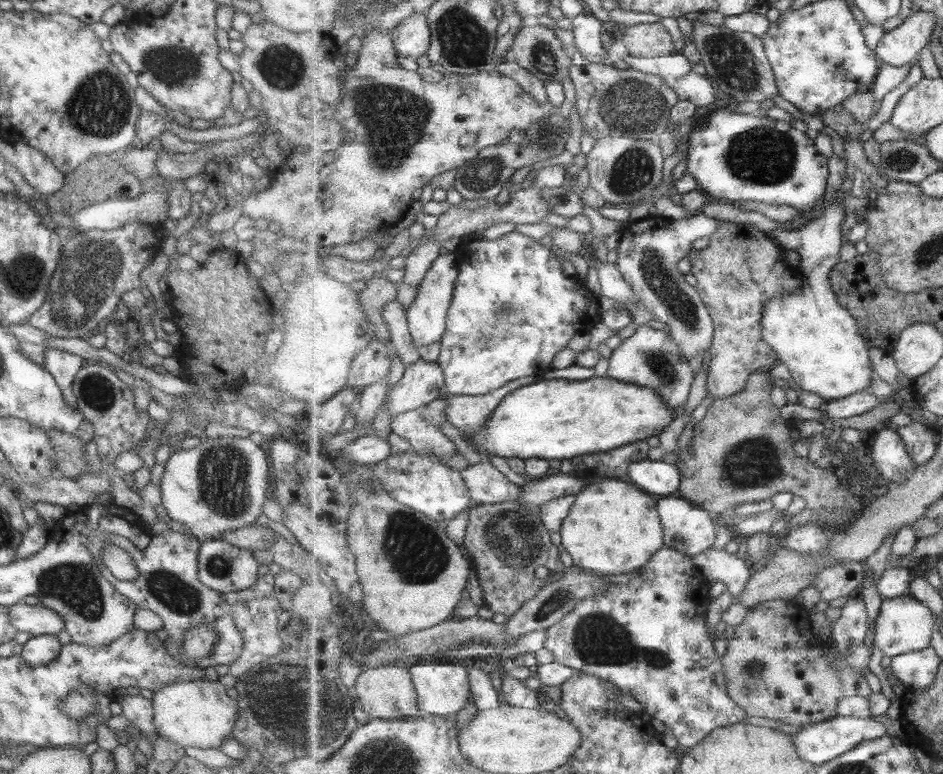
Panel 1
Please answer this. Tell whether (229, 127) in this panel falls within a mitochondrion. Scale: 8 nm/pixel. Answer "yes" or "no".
no

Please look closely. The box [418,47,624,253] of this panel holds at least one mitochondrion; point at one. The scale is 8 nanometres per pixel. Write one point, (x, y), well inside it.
(481, 176)

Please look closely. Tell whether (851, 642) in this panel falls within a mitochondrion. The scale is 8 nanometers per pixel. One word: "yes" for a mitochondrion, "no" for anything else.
yes

